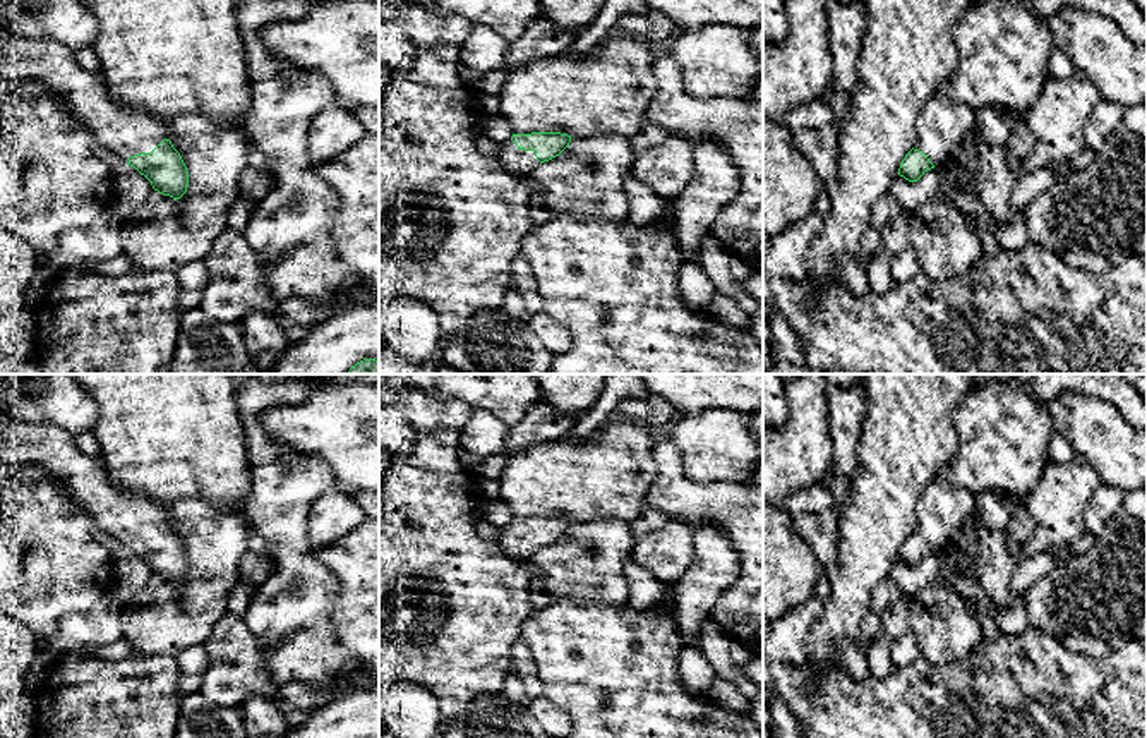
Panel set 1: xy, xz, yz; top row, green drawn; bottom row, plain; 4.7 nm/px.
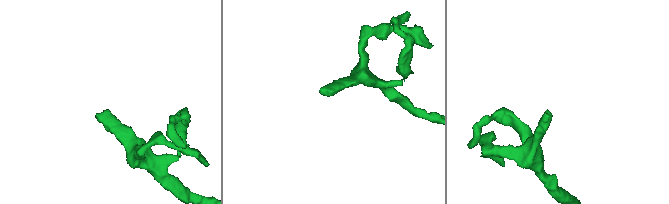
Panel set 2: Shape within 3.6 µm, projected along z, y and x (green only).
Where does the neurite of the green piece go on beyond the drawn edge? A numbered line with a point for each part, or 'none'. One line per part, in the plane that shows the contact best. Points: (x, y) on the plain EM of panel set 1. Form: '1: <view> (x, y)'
1: xy (127, 515)

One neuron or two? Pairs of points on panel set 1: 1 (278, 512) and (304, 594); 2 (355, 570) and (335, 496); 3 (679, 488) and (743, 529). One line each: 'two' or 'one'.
1: one
2: two
3: one

